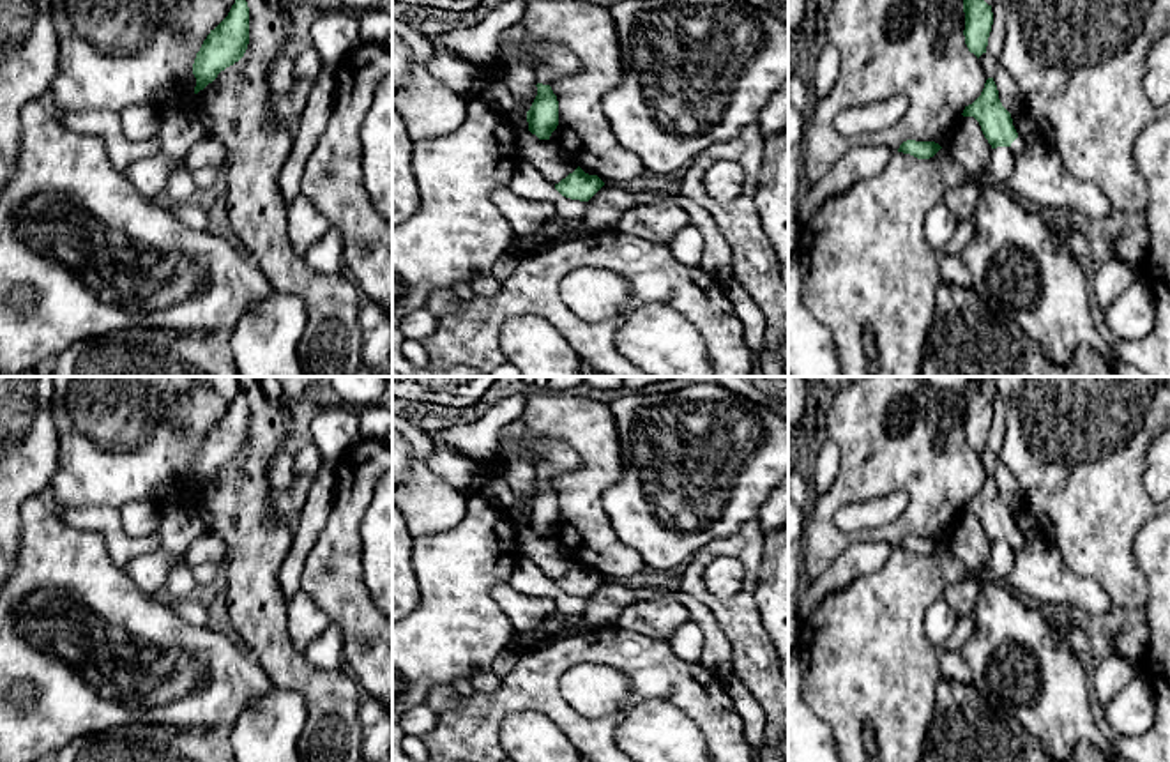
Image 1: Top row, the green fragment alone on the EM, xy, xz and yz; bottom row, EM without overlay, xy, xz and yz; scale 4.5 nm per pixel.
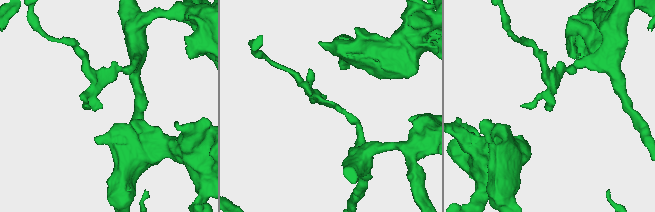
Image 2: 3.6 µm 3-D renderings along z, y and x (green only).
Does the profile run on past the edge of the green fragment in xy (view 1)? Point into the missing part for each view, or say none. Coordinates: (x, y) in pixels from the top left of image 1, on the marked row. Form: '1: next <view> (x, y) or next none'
1: next none

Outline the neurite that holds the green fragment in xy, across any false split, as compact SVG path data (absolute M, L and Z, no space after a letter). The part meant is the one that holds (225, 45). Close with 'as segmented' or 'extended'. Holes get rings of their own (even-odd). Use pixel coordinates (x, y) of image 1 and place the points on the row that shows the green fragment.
M235 0L228 16L207 35L193 64L194 94L212 83L221 71L239 62L249 44L249 7Z; as segmented

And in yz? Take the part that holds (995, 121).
M988 78L981 95L965 106L963 117L974 117L984 138L991 145L1009 147L1016 156L1025 149L1025 141L1018 136L1011 113L1002 106L993 78Z; extended

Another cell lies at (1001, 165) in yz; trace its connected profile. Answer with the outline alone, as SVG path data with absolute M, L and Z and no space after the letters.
M1009 147L991 149L991 157L988 163L988 171L997 180L1000 187L1011 179L1014 170L1016 154Z

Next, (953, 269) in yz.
M940 251L938 263L940 263L940 281L951 283L961 288L972 286L970 271L963 262L961 255L949 255Z

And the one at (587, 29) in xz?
M528 0L523 18L500 34L500 55L493 65L498 76L507 62L505 46L513 46L518 58L536 69L536 50L543 42L566 46L581 62L576 74L558 78L550 85L558 101L555 140L585 173L597 175L604 184L638 179L647 171L643 161L620 147L601 110L603 97L624 78L624 58L610 9L589 0Z

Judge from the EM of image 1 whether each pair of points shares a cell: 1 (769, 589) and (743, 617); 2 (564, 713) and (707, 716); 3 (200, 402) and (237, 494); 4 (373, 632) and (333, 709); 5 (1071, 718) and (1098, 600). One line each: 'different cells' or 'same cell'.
1: different cells
2: same cell
3: different cells
4: different cells
5: different cells

